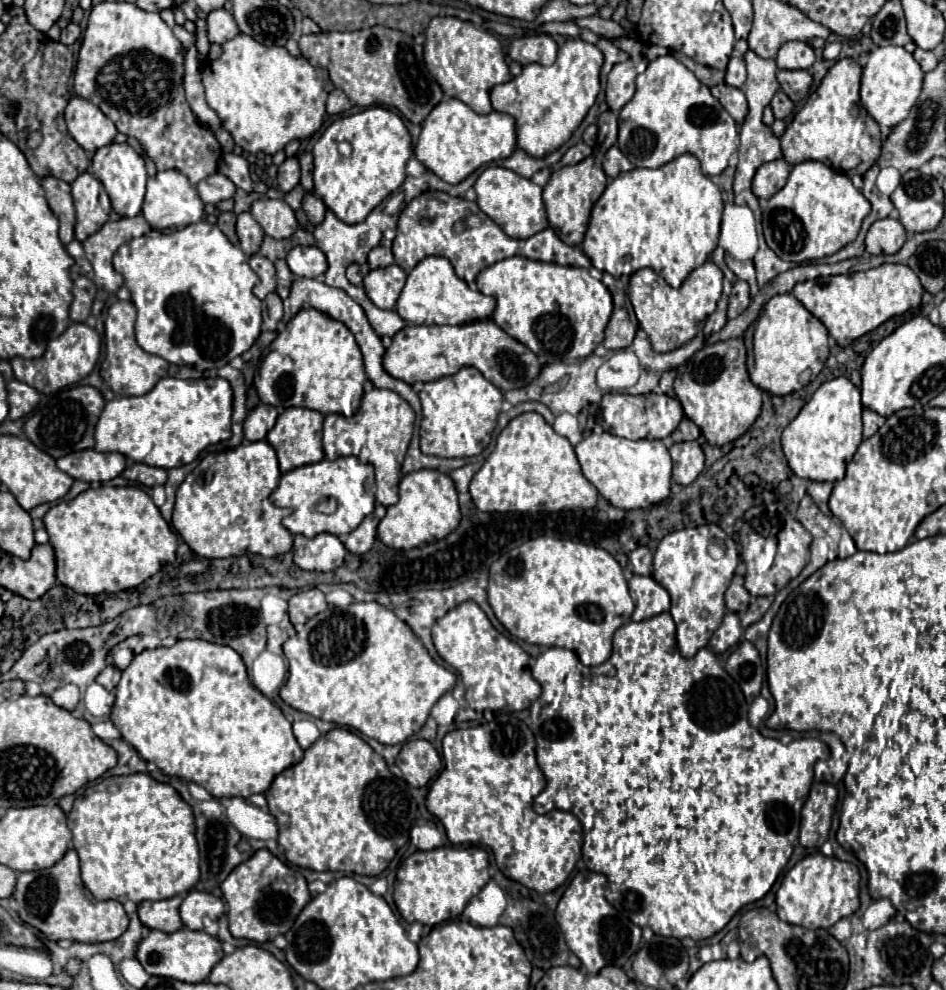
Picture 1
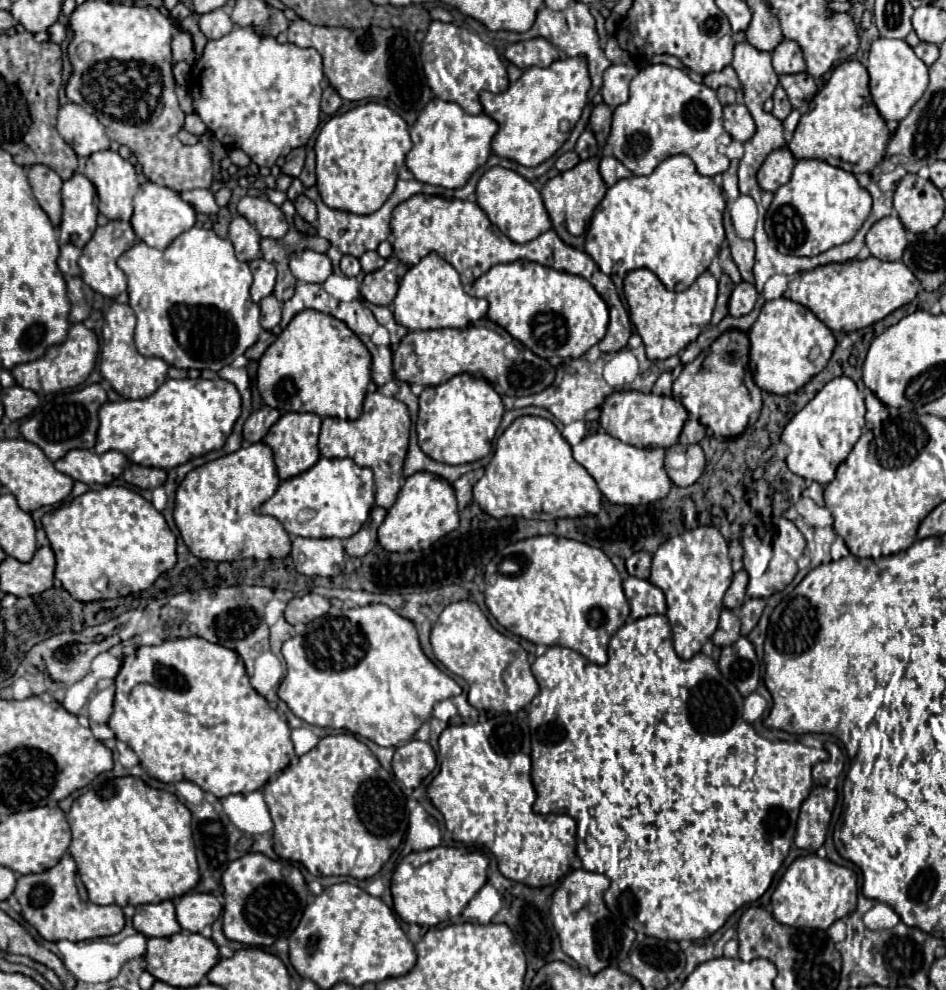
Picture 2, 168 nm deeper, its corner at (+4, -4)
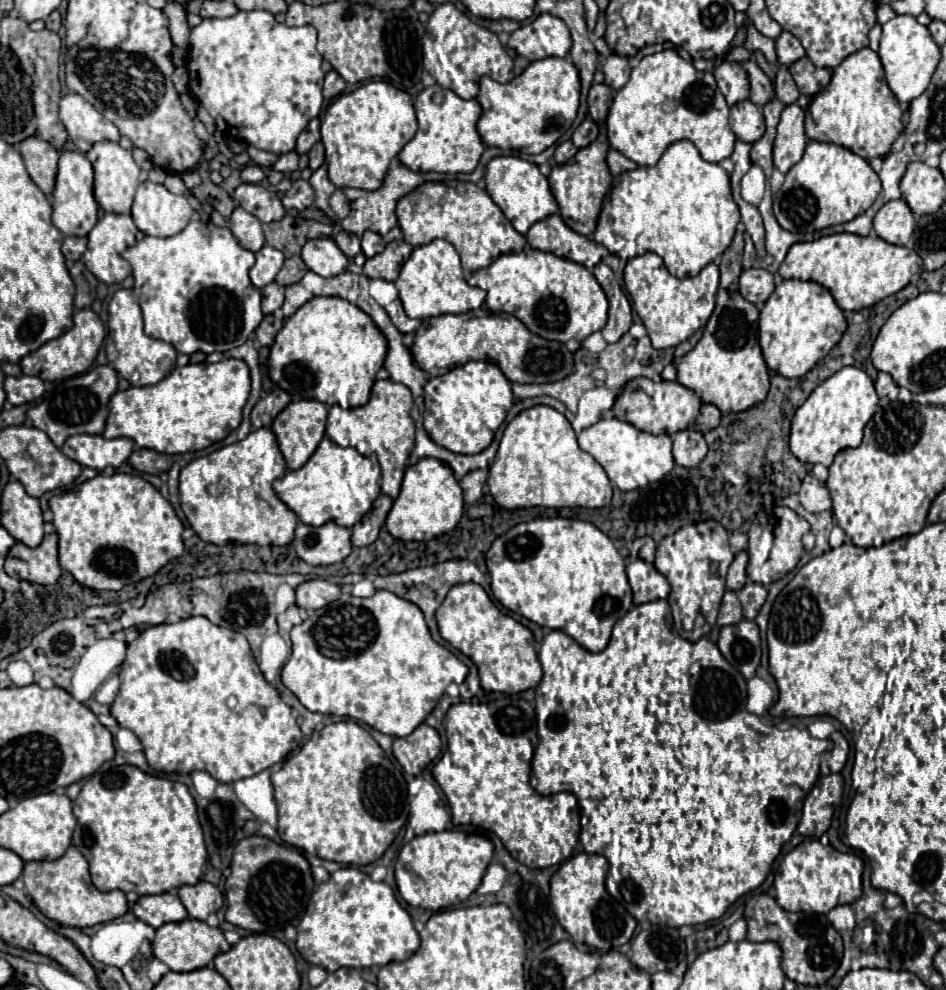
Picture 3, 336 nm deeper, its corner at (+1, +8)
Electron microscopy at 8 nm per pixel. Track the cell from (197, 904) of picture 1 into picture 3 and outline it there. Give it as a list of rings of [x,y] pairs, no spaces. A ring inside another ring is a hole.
[[[200,881],[196,885],[182,885],[178,889],[178,897],[184,903],[188,915],[200,921],[206,921],[206,917],[210,913],[216,913],[224,903],[220,889],[208,881]]]

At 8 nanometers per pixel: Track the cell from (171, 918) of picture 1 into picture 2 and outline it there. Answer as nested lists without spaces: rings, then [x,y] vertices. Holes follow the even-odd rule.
[[[171,901],[137,905],[133,927],[145,937],[169,937],[181,931],[181,925],[175,917],[175,905]]]

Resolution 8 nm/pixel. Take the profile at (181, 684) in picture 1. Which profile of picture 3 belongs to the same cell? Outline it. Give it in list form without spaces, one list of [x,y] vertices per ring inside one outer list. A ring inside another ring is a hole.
[[[202,615],[188,617],[188,619],[182,619],[182,621],[172,623],[172,625],[162,623],[162,625],[154,625],[154,627],[144,629],[140,633],[140,637],[128,645],[128,653],[126,653],[124,663],[120,665],[118,675],[120,675],[122,685],[120,685],[118,697],[110,705],[110,713],[116,717],[120,727],[130,729],[142,741],[144,755],[146,755],[150,767],[156,769],[156,771],[188,775],[192,771],[202,769],[202,771],[208,771],[216,781],[232,783],[232,781],[244,779],[244,777],[252,777],[252,775],[256,775],[256,773],[260,773],[260,771],[264,771],[264,769],[284,761],[288,757],[288,753],[294,749],[294,745],[300,745],[300,741],[304,739],[304,735],[302,735],[302,731],[300,731],[300,727],[296,723],[296,717],[292,715],[292,709],[280,699],[278,691],[260,673],[260,667],[254,661],[254,655],[250,651],[250,645],[246,641],[246,637],[242,633],[238,633],[238,631],[218,627],[218,625],[210,623],[206,617],[202,617]]]

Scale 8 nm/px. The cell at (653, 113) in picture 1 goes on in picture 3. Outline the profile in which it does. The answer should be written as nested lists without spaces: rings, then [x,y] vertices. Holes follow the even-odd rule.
[[[660,51],[642,57],[630,75],[630,81],[616,93],[608,113],[610,145],[628,155],[638,165],[656,165],[664,149],[680,139],[692,141],[702,159],[720,163],[732,155],[734,133],[728,125],[730,107],[716,87],[712,73],[700,73],[676,51]]]

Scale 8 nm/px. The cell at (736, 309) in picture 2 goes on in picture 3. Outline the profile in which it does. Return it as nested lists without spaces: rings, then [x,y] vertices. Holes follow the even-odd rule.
[[[750,267],[740,275],[740,295],[758,307],[762,307],[764,301],[772,295],[774,287],[774,275],[766,269]]]

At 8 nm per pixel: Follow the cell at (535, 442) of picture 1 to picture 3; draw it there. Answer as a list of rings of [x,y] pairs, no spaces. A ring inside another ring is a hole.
[[[534,405],[506,425],[494,463],[490,465],[488,487],[504,509],[606,507],[612,501],[612,485],[606,471],[592,455],[578,447],[568,419],[548,405]]]

